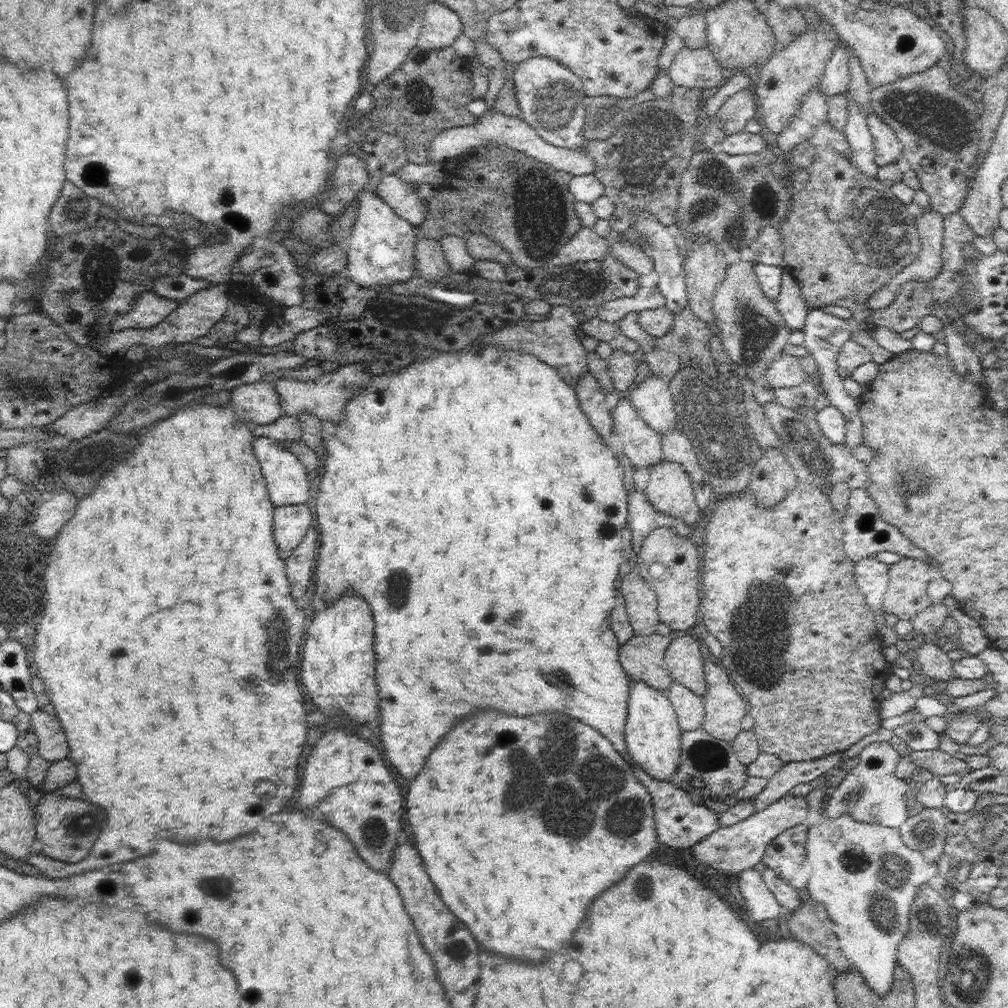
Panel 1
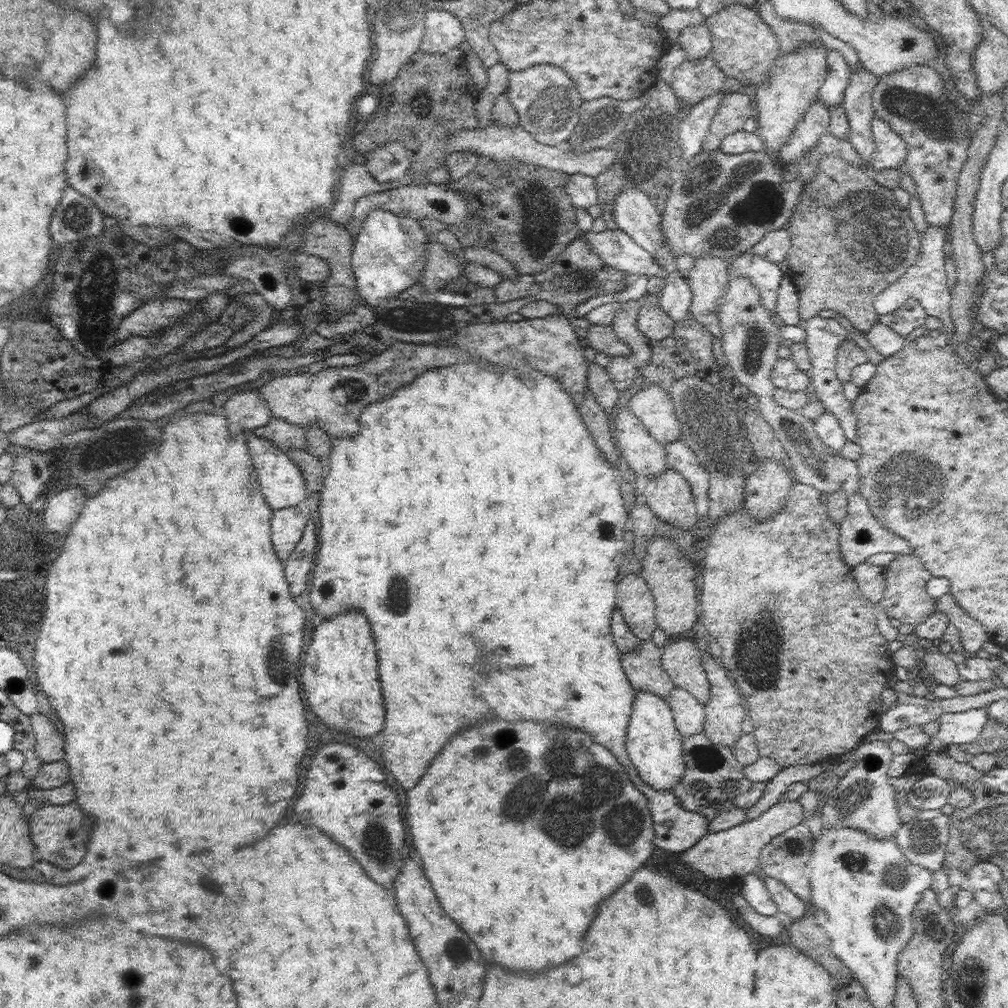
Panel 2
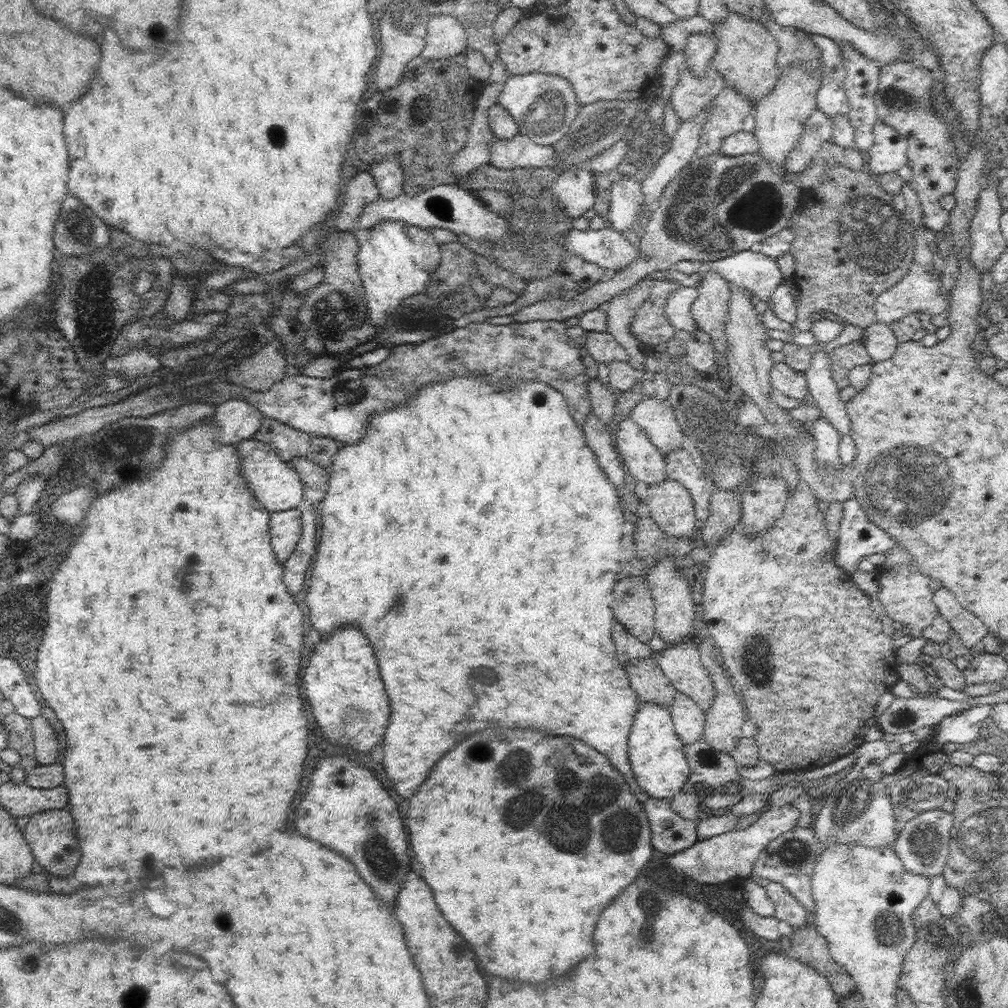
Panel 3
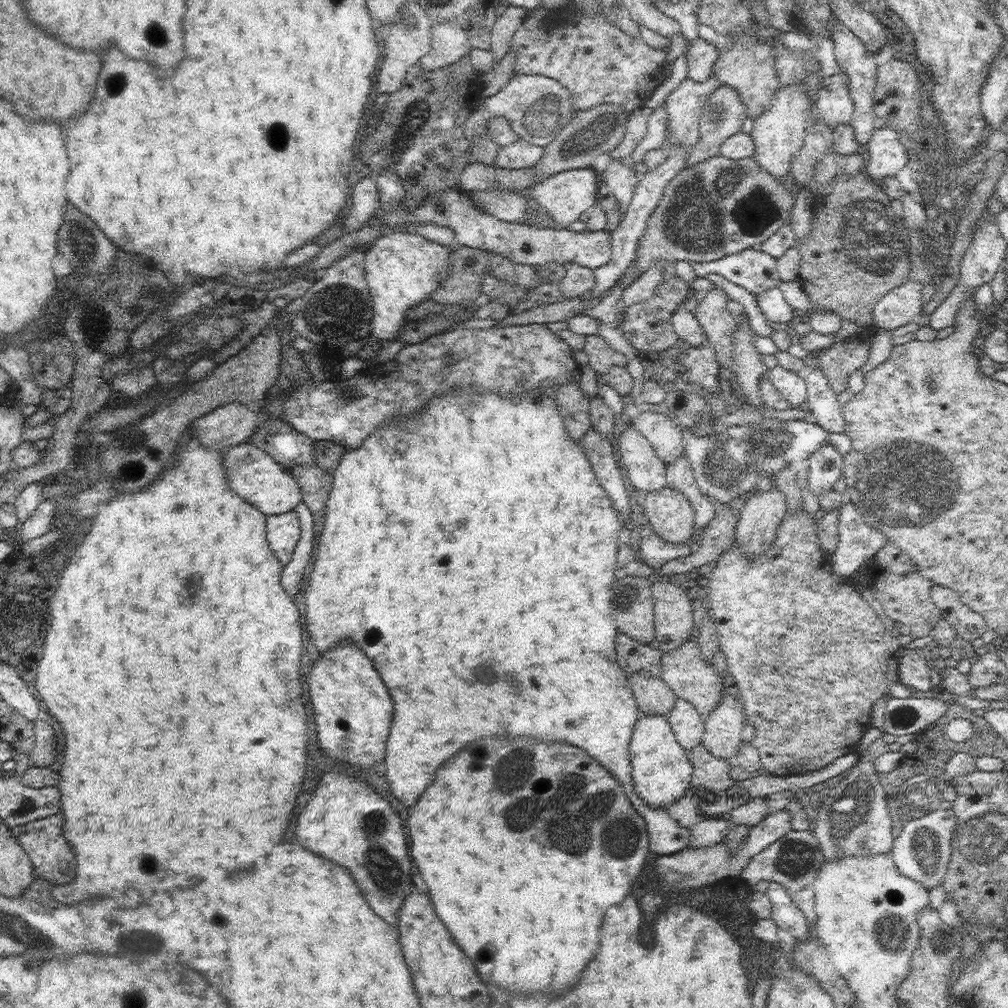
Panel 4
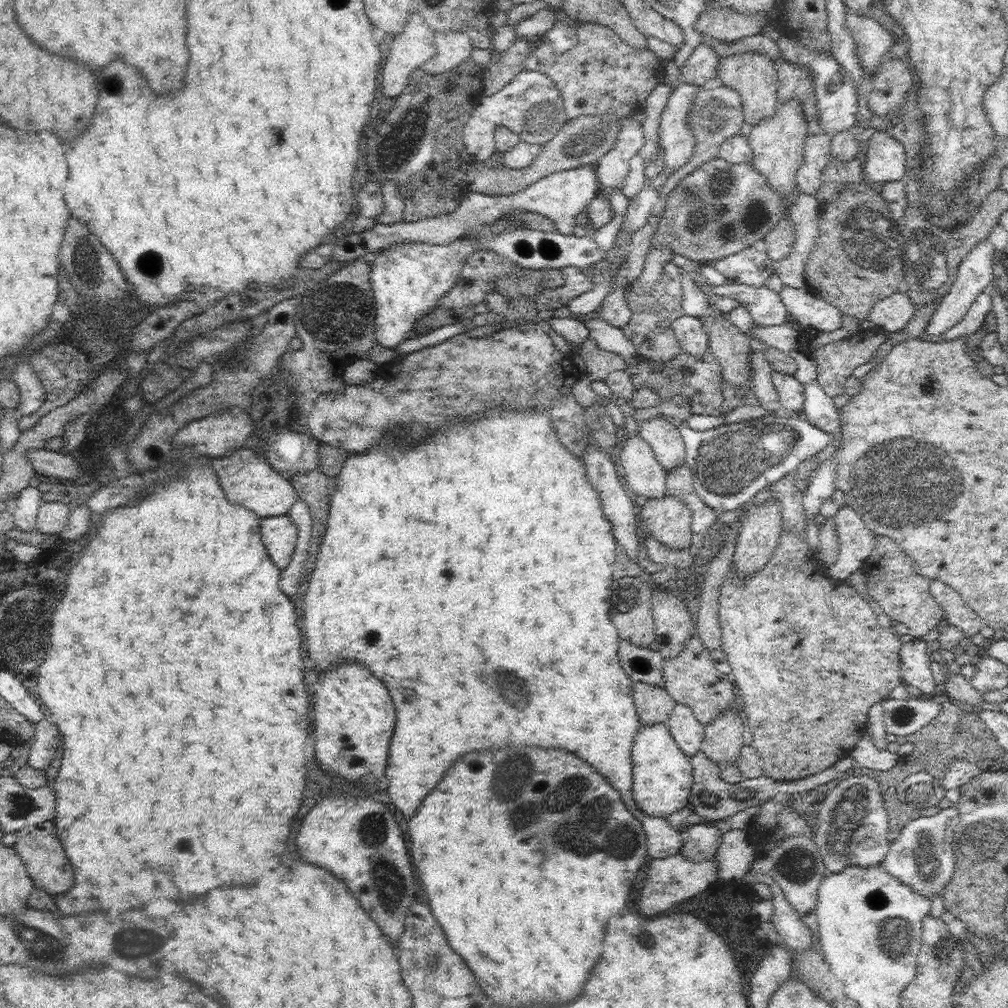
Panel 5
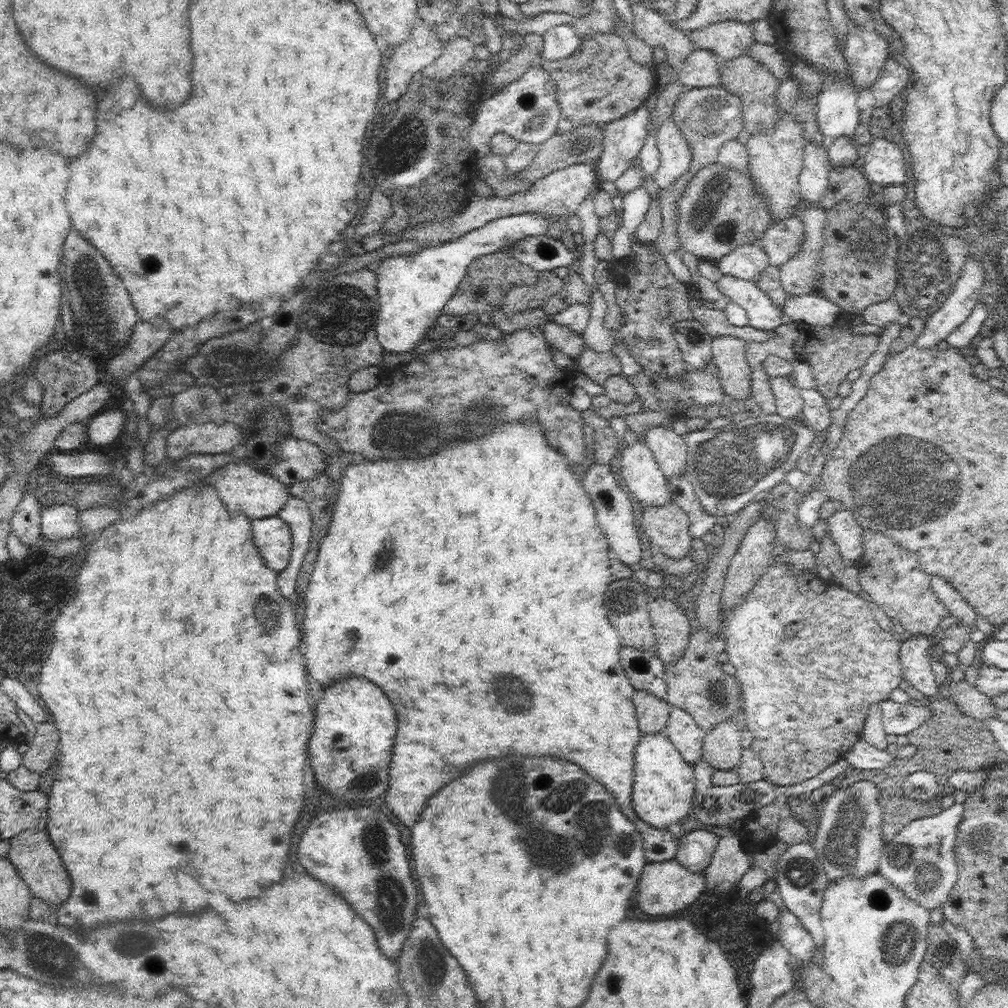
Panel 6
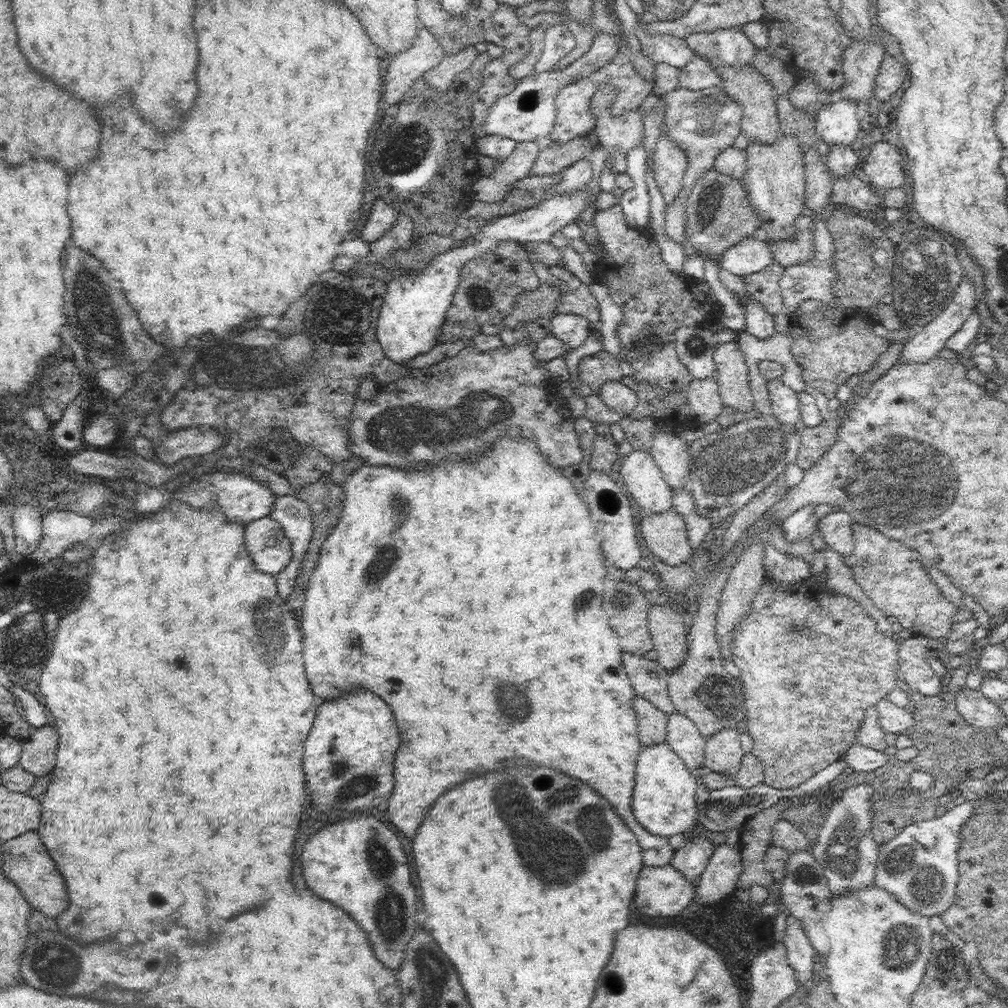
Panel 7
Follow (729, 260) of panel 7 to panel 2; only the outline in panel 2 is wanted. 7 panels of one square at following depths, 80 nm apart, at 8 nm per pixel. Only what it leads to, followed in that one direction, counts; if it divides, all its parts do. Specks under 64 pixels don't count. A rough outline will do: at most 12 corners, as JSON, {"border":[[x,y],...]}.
{"border":[[743,253],[729,263],[729,276],[747,276],[774,323],[784,276],[778,263]]}

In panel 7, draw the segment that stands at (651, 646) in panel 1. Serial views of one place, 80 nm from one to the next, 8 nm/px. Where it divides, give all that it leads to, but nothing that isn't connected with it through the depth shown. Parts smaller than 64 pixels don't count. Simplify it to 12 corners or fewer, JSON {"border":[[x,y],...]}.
{"border":[[643,696],[633,700],[641,744],[665,742],[668,716]]}

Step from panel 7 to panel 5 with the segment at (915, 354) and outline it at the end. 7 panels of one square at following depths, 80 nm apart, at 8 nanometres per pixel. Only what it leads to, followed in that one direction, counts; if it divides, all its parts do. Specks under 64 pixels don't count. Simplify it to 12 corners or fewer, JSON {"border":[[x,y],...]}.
{"border":[[986,238],[962,260],[927,327],[942,336],[995,277]]}

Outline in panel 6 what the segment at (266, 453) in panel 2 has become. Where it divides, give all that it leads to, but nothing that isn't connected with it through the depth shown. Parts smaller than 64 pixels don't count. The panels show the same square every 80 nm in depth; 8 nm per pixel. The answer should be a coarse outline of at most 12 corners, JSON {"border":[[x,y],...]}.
{"border":[[246,463],[209,475],[226,510],[252,521],[277,515],[289,486]]}

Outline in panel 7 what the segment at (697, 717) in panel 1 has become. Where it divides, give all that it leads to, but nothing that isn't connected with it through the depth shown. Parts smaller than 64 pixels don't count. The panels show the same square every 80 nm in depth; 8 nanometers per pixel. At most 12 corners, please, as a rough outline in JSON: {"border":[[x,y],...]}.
{"border":[[681,713],[667,718],[669,747],[695,772],[705,741]]}

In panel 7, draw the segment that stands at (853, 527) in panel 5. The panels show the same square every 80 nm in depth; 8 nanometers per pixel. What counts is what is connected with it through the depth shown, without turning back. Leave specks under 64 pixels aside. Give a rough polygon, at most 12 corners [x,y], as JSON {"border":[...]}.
{"border":[[832,511],[817,529],[827,546],[842,556],[854,550],[854,520]]}

